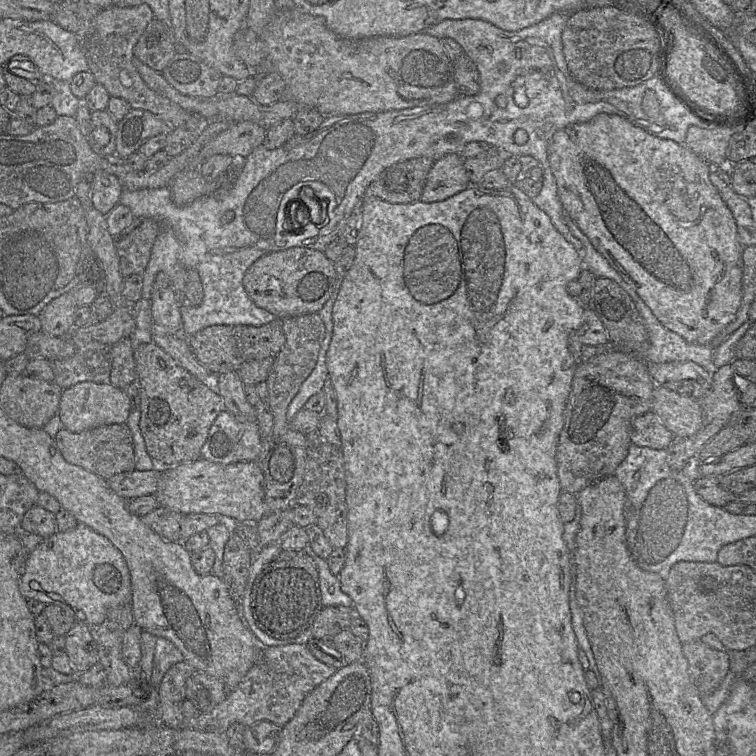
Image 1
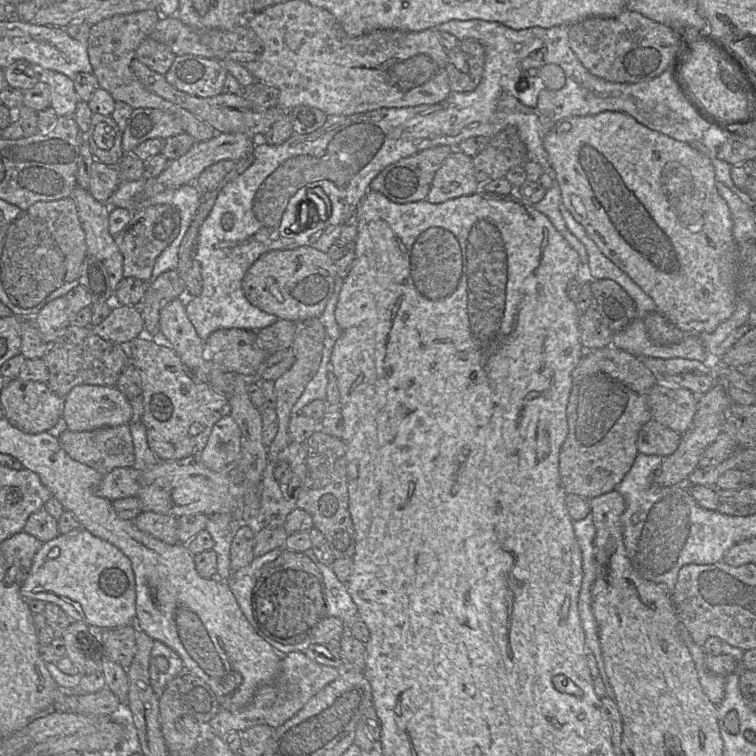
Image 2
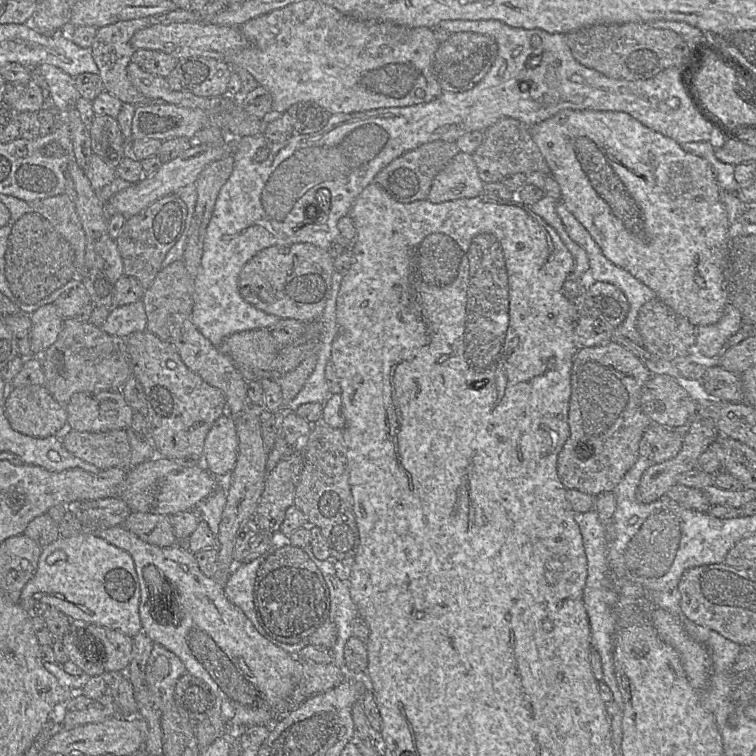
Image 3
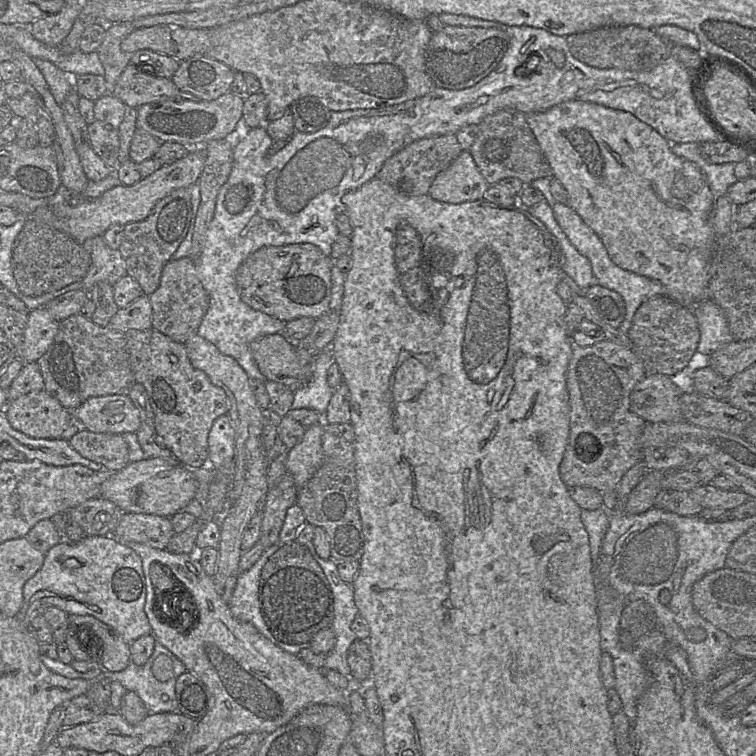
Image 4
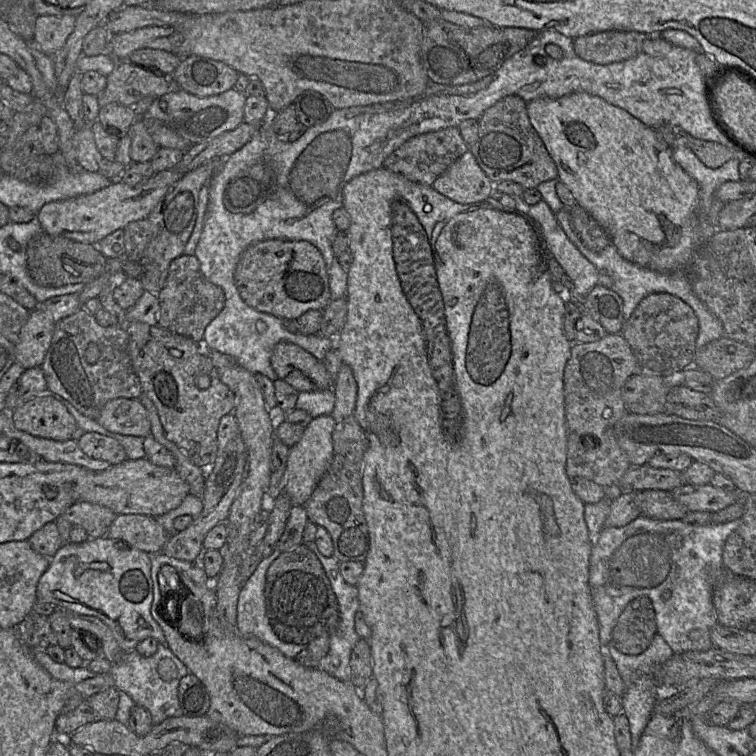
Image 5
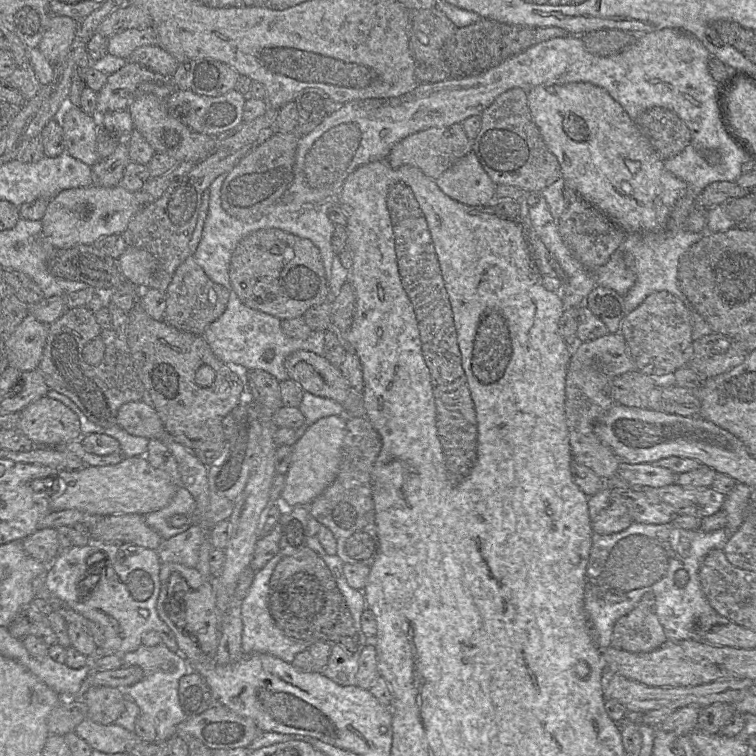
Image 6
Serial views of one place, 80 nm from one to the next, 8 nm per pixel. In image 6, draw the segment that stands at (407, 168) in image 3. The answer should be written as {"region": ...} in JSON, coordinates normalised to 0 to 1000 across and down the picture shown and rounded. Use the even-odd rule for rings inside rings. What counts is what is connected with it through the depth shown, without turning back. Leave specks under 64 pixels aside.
{"region":[[[611,164],[573,168],[544,177],[520,193],[511,208],[519,222],[541,218],[554,224],[565,234],[577,238],[608,210],[624,200],[626,185],[620,184]]]}

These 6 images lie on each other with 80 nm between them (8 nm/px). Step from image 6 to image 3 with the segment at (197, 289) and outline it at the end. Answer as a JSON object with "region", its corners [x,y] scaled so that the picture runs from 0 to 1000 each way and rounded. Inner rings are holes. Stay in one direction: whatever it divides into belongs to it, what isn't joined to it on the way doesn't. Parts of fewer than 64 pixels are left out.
{"region":[[[234,344],[214,354],[187,396],[194,417],[193,437],[218,451],[224,451],[222,422],[230,415],[245,417],[253,422],[257,403],[255,388],[257,369],[250,365],[242,344]]]}

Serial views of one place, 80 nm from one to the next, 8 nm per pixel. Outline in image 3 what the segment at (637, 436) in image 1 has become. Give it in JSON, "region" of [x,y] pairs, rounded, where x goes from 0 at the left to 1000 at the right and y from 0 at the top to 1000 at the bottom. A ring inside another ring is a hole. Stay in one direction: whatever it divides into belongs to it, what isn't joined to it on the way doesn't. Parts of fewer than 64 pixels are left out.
{"region":[[[862,560],[845,585],[845,603],[870,614],[896,603],[902,591],[902,569]]]}

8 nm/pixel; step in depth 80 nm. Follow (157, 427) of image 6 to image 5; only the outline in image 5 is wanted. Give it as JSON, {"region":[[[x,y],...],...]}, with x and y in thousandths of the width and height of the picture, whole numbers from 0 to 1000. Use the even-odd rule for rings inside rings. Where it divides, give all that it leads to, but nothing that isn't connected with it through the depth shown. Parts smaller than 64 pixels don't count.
{"region":[[[148,528],[140,533],[127,556],[149,573],[185,578],[200,575],[200,558],[185,528]]]}

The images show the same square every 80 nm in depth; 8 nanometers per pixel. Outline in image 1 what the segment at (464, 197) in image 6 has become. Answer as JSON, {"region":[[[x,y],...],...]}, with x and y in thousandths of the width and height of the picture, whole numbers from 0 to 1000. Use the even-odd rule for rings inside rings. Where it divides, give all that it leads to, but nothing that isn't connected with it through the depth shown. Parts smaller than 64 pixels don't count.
{"region":[[[591,204],[574,213],[567,226],[554,266],[573,269],[615,251],[622,246],[614,222],[614,210],[608,204]]]}

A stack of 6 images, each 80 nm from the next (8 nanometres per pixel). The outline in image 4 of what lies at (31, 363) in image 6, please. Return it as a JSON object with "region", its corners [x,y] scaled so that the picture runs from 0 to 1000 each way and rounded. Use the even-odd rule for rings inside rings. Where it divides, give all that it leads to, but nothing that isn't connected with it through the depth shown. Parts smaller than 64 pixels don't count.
{"region":[[[60,405],[37,413],[37,426],[32,439],[24,472],[32,479],[50,479],[70,454],[77,439],[78,426]]]}

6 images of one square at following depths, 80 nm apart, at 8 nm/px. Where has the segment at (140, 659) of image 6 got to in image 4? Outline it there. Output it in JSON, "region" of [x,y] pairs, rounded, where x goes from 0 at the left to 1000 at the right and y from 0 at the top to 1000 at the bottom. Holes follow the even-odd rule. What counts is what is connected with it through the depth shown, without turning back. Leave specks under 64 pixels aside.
{"region":[[[209,848],[204,858],[188,881],[181,881],[173,874],[168,882],[157,889],[139,889],[138,896],[146,902],[157,902],[168,914],[179,915],[190,930],[196,946],[209,943],[231,943],[235,940],[235,931],[231,921],[233,898],[246,889],[245,880],[220,856]],[[213,865],[222,868],[229,878],[229,896],[221,901],[209,901],[201,890],[204,873]]]}

